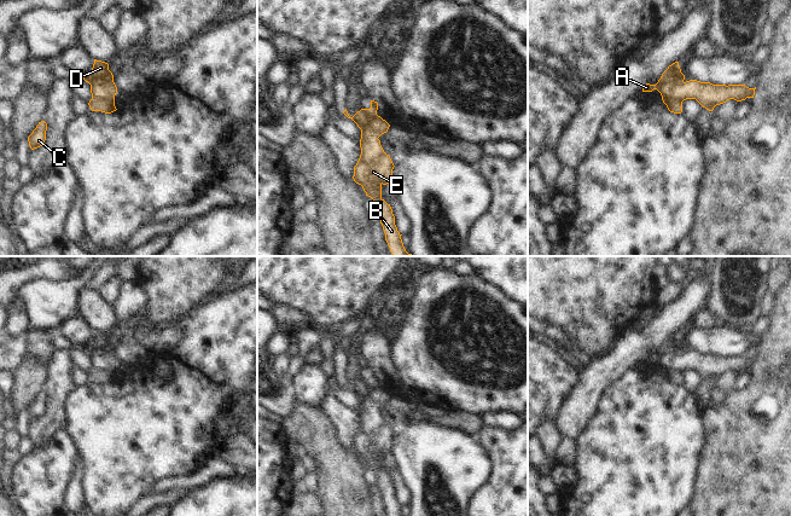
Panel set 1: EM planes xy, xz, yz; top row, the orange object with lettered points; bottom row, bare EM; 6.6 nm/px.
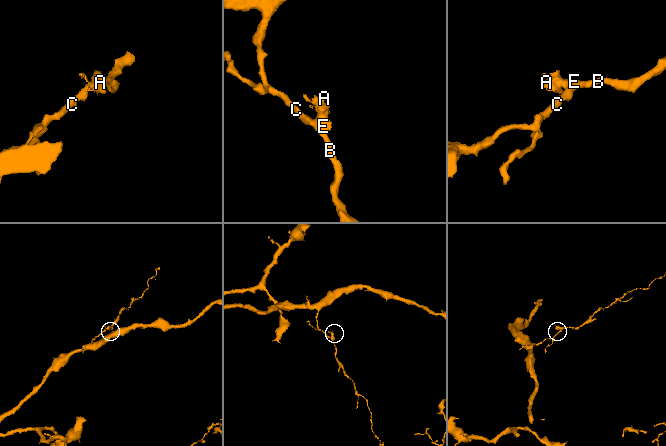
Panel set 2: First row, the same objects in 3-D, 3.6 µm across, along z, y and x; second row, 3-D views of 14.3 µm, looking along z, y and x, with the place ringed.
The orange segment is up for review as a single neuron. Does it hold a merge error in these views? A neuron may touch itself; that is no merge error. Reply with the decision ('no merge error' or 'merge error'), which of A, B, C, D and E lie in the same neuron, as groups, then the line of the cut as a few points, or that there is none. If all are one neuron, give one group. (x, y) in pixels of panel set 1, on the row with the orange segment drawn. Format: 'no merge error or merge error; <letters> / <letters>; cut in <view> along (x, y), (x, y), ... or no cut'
merge error; A D / B C E; cut in yz along (682, 81), (672, 91), (681, 102)

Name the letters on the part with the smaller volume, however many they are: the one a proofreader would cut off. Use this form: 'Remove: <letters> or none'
Remove: A, D

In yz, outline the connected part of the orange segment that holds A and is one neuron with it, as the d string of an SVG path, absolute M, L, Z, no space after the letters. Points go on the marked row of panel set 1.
M675 62L668 66L656 85L646 83L642 92L652 92L653 89L657 89L668 110L674 114L681 114L682 102L671 91L681 86L684 80L685 75L681 73L679 62Z

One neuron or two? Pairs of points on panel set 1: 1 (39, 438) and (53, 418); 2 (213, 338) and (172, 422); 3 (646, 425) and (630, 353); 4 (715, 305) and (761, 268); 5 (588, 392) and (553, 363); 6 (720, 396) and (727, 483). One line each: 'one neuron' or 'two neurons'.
1: one neuron
2: one neuron
3: two neurons
4: one neuron
5: two neurons
6: two neurons

